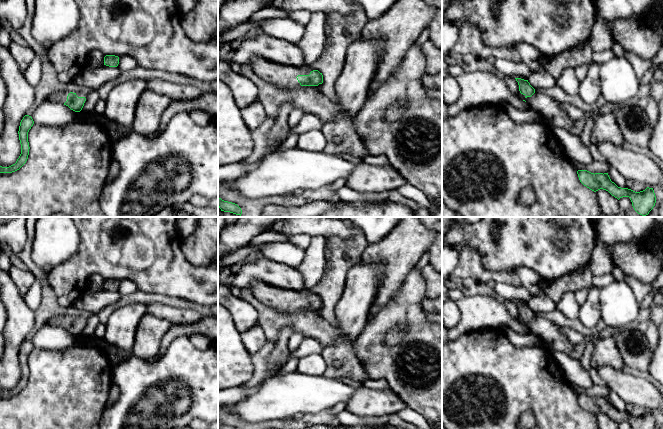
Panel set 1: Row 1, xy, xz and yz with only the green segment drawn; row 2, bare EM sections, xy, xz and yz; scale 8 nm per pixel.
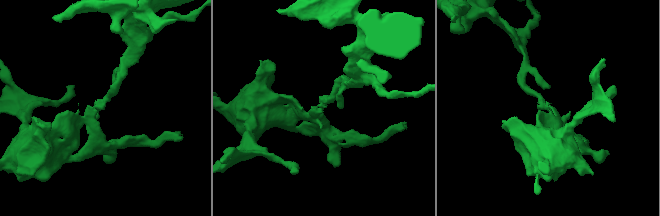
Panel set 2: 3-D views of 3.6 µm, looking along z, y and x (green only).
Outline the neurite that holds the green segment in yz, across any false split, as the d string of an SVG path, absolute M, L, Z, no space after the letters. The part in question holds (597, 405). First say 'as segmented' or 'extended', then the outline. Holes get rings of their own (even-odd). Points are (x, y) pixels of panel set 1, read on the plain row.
as segmented; M578 394L577 398L580 406L594 416L603 413L618 424L622 421L629 421L632 429L655 429L656 427L656 420L653 412L647 411L643 415L635 416L628 412L618 411L611 405L608 397L594 398L587 394Z

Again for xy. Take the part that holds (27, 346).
as segmented; M25 339L20 346L19 350L19 364L21 368L21 378L17 383L16 387L9 391L0 390L0 397L12 397L19 394L27 385L29 379L29 366L28 366L28 356L33 350L34 345L31 340Z

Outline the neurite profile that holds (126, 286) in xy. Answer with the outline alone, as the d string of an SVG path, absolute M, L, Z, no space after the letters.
M124 279L119 281L119 288L117 291L120 293L121 296L132 294L137 290L137 285L131 280Z

